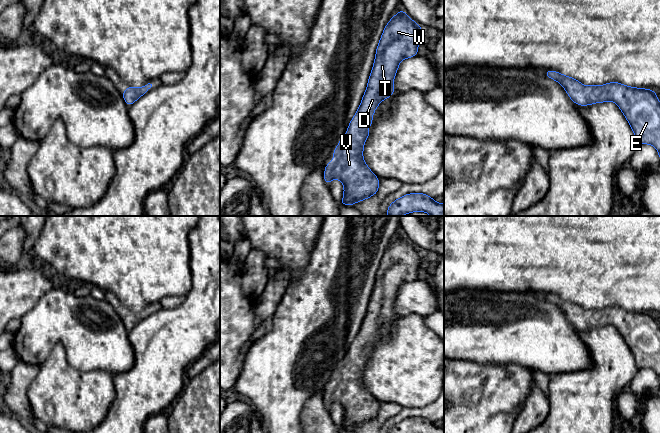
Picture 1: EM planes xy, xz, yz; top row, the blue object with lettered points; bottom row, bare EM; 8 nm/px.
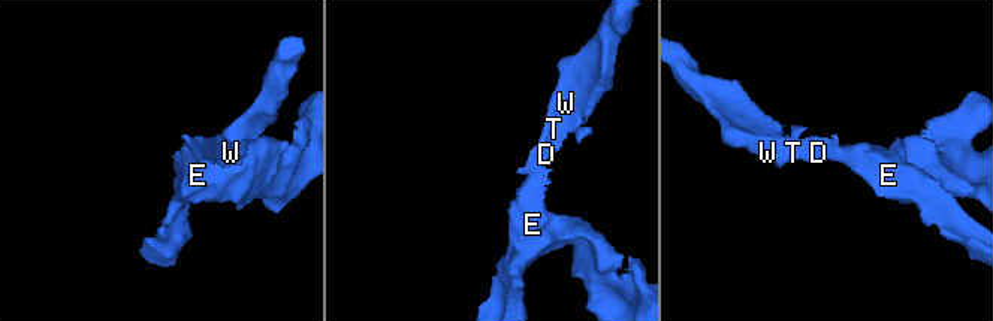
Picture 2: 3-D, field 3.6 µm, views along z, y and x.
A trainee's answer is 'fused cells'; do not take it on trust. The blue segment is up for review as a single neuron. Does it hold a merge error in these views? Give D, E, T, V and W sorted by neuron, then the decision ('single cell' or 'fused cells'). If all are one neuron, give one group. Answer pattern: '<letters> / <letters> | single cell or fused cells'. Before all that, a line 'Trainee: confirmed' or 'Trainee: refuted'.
Trainee: refuted
D E T V W | single cell

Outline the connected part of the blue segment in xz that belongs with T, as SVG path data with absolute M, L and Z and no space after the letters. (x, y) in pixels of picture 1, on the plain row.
M401 232L399 237L393 239L384 252L361 328L349 347L346 358L333 376L334 385L325 390L323 399L325 407L329 409L333 403L338 402L344 409L344 419L340 429L354 429L356 426L366 424L378 416L379 402L372 397L363 384L364 367L369 361L368 351L373 348L371 342L377 330L384 323L391 321L395 315L393 305L399 287L405 282L417 280L422 254Z

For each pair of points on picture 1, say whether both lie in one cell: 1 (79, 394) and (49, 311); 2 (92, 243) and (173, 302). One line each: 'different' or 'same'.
1: different
2: different

